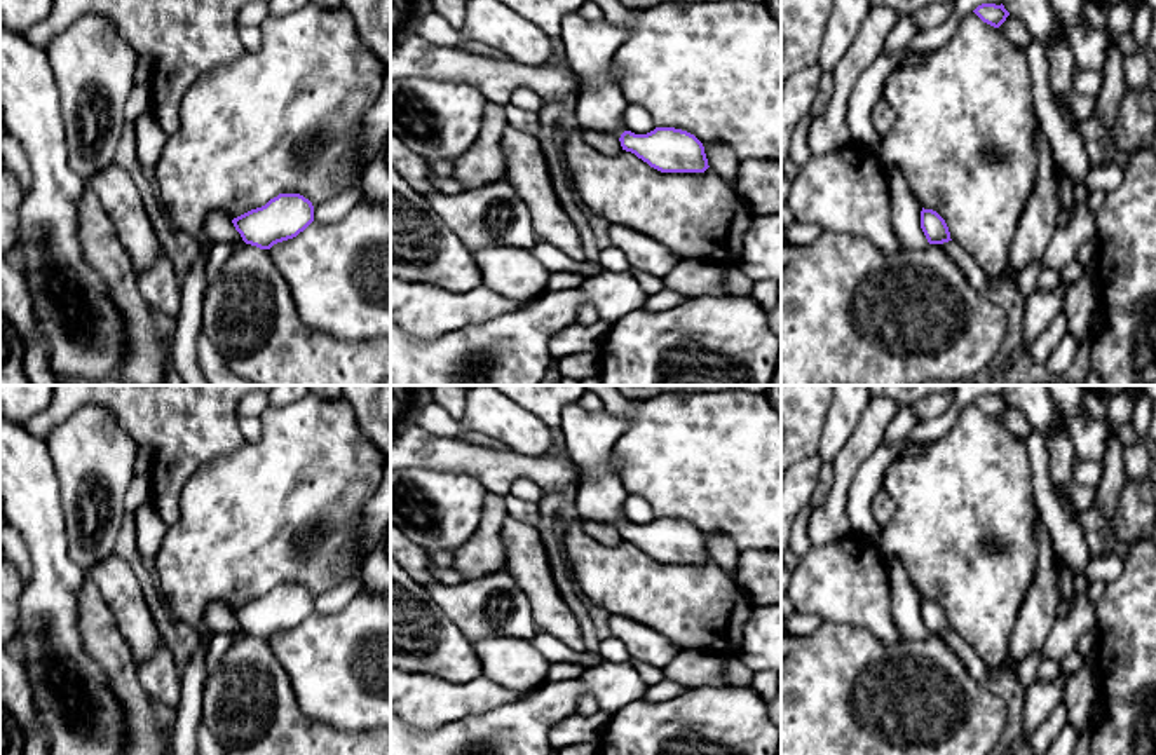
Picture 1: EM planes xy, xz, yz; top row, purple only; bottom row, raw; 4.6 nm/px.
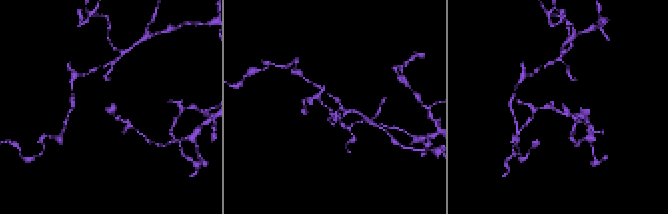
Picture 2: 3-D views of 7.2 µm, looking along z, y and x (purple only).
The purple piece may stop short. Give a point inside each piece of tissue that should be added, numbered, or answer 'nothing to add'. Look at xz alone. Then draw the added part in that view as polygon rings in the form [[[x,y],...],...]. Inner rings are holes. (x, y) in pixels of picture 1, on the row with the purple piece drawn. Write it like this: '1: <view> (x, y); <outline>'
1: xz (590, 46); [[[579,12],[563,17],[560,40],[568,66],[581,77],[582,91],[577,98],[579,129],[602,131],[621,136],[626,131],[622,115],[628,106],[619,84],[612,80],[610,66],[628,30],[605,17],[591,21]]]

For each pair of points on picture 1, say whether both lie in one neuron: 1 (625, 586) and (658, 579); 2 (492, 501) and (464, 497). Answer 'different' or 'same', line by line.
1: same
2: different

